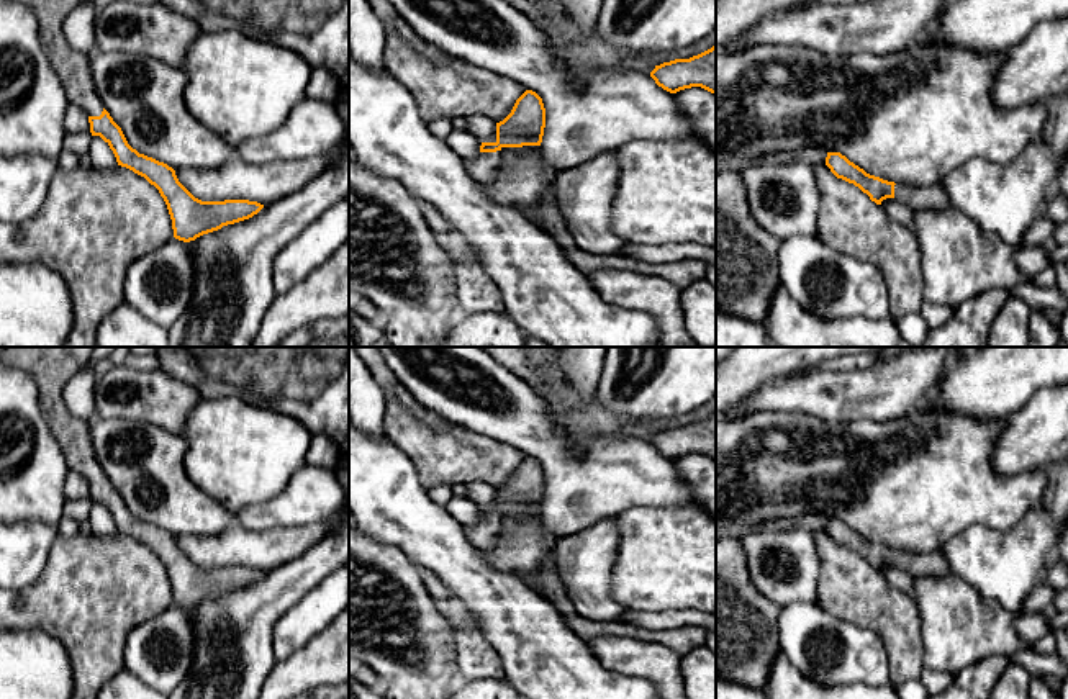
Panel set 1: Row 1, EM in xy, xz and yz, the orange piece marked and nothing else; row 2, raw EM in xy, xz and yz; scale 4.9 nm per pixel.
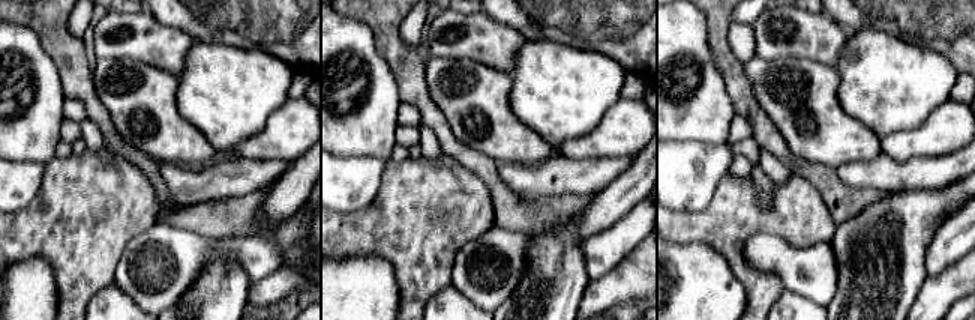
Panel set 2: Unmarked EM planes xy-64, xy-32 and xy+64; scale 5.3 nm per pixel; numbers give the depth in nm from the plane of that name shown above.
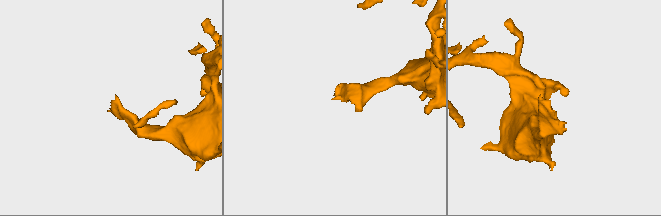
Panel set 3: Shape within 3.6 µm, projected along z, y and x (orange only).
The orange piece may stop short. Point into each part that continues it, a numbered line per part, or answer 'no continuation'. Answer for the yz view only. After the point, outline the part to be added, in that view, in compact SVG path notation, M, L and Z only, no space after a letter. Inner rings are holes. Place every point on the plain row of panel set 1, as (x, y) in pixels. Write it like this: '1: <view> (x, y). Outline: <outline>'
1: yz (927, 565). Outline: M896 550L894 566L909 573L912 578L945 578L952 575L944 550L934 553L907 553Z

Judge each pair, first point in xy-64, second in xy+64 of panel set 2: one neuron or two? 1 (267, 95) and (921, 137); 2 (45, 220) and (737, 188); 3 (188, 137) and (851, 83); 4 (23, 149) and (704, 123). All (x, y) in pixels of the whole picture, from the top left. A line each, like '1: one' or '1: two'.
1: two
2: one
3: two
4: one

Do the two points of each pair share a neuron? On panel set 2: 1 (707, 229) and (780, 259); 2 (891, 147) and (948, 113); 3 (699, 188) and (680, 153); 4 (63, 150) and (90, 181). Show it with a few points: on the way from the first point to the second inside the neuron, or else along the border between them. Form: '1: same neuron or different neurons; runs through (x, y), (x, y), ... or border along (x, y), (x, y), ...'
1: different neurons; border along (780, 236), (753, 235), (746, 245), (746, 262)
2: same neuron; runs through (905, 144), (920, 141), (935, 126)
3: same neuron; runs through (690, 179), (680, 169), (680, 163)
4: different neurons; border along (72, 152), (66, 156), (56, 156)

